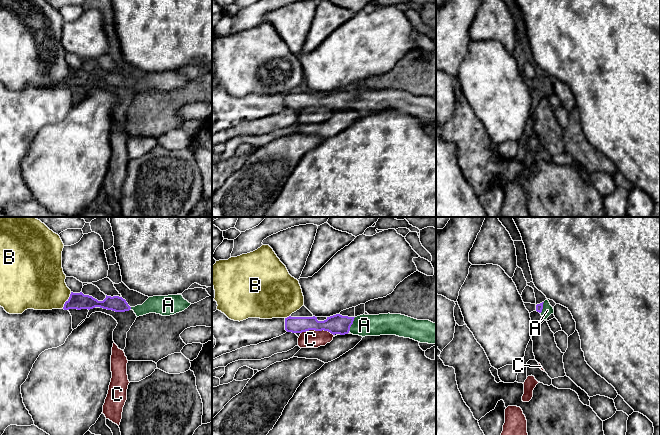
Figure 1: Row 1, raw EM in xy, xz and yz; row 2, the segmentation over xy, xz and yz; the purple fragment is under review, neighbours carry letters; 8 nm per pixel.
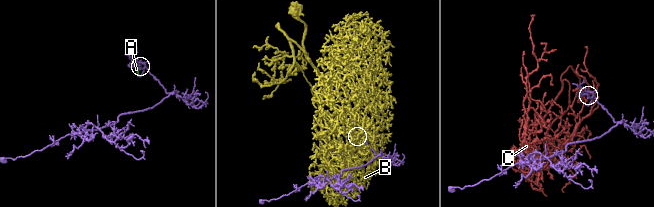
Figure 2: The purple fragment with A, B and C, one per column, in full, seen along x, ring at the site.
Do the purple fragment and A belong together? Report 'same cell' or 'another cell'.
same cell

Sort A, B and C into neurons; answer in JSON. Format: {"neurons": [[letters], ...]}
{"neurons": [["A"], ["B"], ["C"]]}

